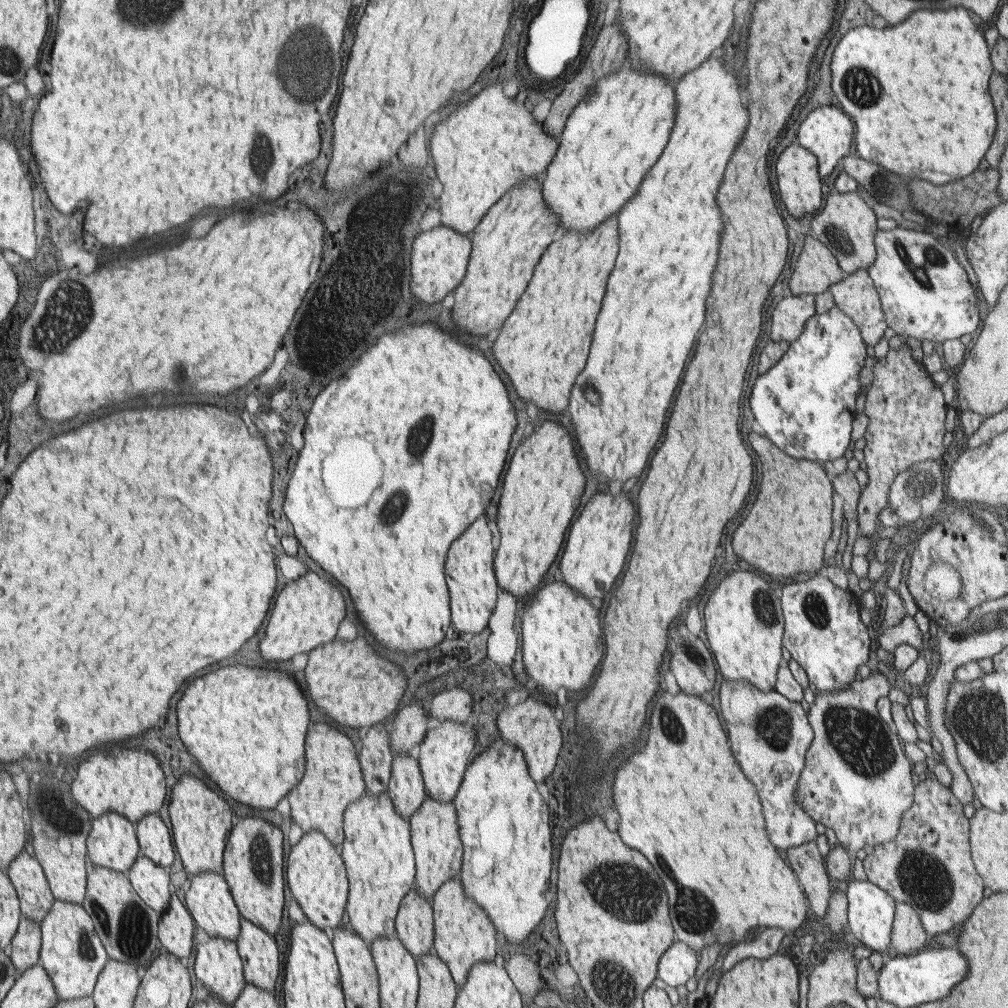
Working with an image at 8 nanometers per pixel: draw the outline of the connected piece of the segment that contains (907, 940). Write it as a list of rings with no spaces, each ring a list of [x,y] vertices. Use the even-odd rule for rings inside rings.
[[[906,903],[896,905],[896,915],[892,923],[892,954],[913,954],[932,943],[930,935],[920,922],[920,916],[912,907]]]

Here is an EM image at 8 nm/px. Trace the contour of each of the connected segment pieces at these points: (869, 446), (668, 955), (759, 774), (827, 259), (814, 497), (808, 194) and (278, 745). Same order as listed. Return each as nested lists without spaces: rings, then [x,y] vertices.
[[[909,346],[890,349],[883,359],[877,360],[873,381],[866,392],[865,414],[869,424],[866,430],[866,446],[863,449],[869,481],[858,500],[860,535],[870,536],[878,529],[878,515],[888,510],[890,486],[897,474],[913,464],[930,460],[941,462],[944,446],[947,404],[931,373],[912,357]]]
[[[674,940],[658,961],[657,978],[672,988],[686,985],[686,982],[695,976],[698,962],[697,951],[686,943]]]
[[[723,679],[719,698],[732,752],[746,778],[758,790],[766,832],[772,845],[786,852],[786,849],[814,841],[817,838],[816,822],[797,800],[797,784],[805,768],[805,754],[814,738],[806,710],[775,688],[761,691],[750,681]]]
[[[811,233],[804,241],[802,252],[790,277],[789,287],[794,295],[820,294],[840,282],[846,274],[835,254]]]
[[[754,431],[750,434],[750,446],[756,450],[758,458],[762,460],[764,480],[762,480],[758,500],[754,502],[754,508],[750,510],[748,518],[734,532],[734,542],[732,542],[734,552],[738,556],[742,556],[746,562],[750,562],[752,566],[756,566],[758,570],[776,576],[783,575],[789,580],[800,572],[820,573],[824,564],[824,544],[832,532],[834,487],[832,480],[826,474],[826,467],[819,461],[788,456],[766,437],[758,435]]]
[[[797,142],[786,147],[776,162],[776,176],[778,177],[778,192],[780,200],[794,218],[814,212],[822,207],[823,196],[820,187],[822,183],[819,176],[819,164],[817,156],[807,148],[800,146]]]
[[[229,666],[216,674],[194,680],[178,702],[178,730],[188,752],[206,772],[206,776],[240,804],[270,810],[286,798],[304,774],[304,745],[310,724],[310,710],[294,678],[278,669]]]

